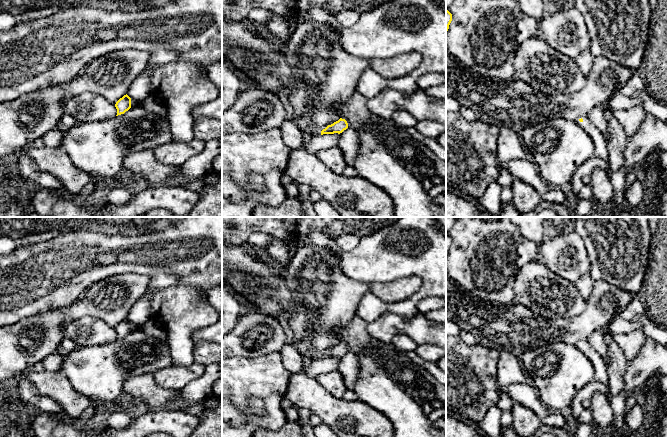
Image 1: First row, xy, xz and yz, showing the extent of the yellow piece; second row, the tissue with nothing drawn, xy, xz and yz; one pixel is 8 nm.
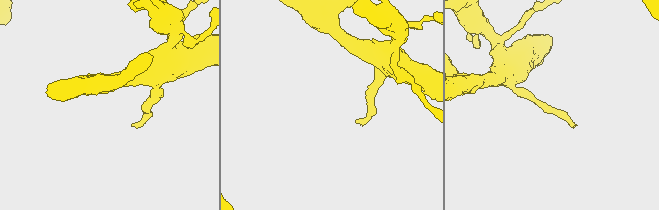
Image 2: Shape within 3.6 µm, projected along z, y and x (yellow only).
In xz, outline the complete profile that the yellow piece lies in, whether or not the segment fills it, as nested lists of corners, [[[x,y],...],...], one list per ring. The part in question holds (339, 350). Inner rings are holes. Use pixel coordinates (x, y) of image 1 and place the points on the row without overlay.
[[[340,342],[338,345],[334,346],[331,349],[328,349],[325,353],[321,355],[321,359],[323,358],[334,358],[334,357],[342,357],[344,354],[348,352],[348,347],[345,343]]]

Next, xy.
[[[127,318],[124,319],[116,326],[115,331],[117,333],[116,340],[124,338],[131,332],[131,322]]]

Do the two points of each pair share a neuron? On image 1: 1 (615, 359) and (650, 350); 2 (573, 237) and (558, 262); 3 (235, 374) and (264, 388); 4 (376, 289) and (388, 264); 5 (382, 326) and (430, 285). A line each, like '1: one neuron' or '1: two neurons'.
1: two neurons
2: one neuron
3: one neuron
4: two neurons
5: two neurons

